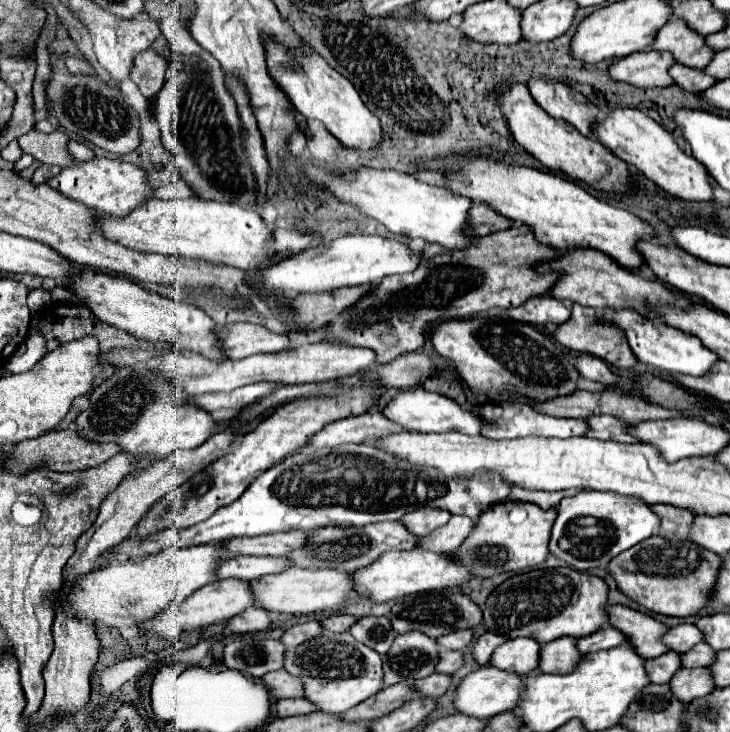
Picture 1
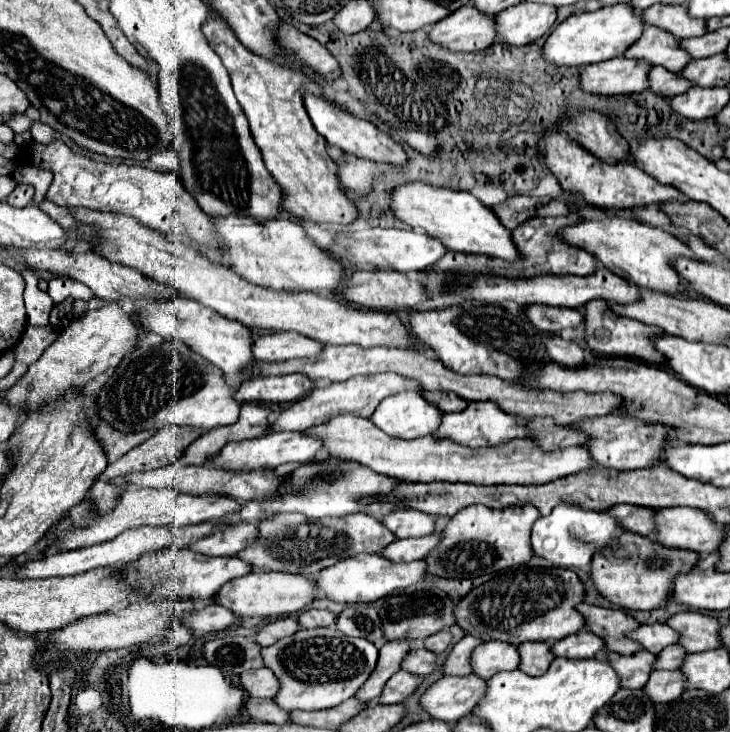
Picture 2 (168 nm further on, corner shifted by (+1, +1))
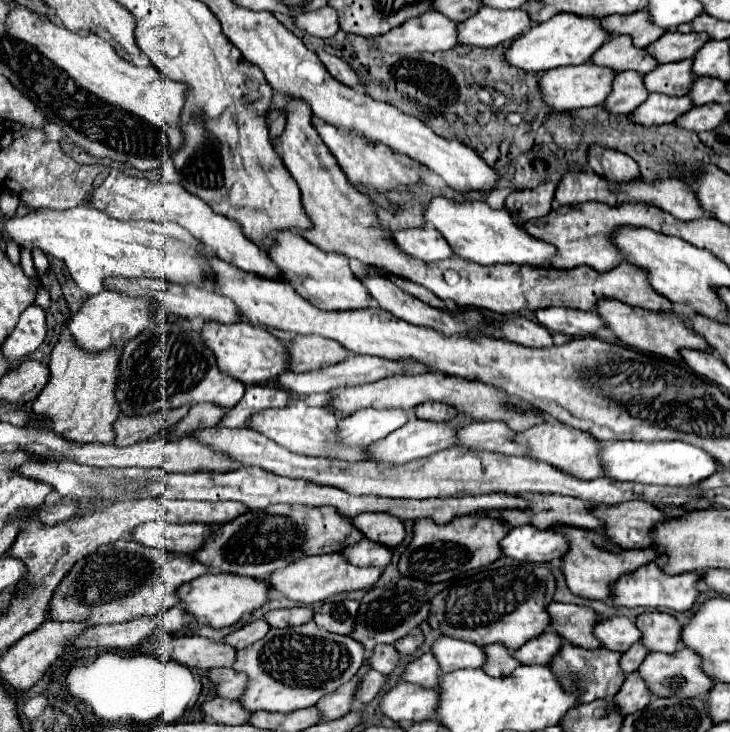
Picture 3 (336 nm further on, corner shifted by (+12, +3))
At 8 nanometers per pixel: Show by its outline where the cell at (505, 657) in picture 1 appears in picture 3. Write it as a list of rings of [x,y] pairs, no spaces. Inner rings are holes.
[[[444,636],[434,642],[432,652],[440,660],[440,668],[444,674],[458,668],[482,668],[488,660],[484,648],[480,648],[478,644],[468,644],[464,640],[452,640]]]

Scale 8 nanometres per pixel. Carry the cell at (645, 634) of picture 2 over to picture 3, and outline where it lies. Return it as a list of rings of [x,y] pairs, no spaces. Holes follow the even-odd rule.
[[[608,618],[600,624],[596,624],[594,628],[594,636],[602,640],[602,646],[618,650],[618,652],[626,652],[632,644],[642,640],[640,630],[636,628],[636,624],[630,618]]]

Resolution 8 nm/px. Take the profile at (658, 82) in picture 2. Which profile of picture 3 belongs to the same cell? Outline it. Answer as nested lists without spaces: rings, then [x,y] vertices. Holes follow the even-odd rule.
[[[620,72],[612,84],[612,92],[608,96],[608,100],[604,102],[604,106],[610,112],[616,114],[630,114],[634,112],[646,98],[650,96],[650,92],[644,86],[642,74],[638,72]]]

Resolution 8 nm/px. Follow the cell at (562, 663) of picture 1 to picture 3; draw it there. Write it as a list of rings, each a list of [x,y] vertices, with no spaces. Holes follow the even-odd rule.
[[[488,644],[488,648],[484,648],[488,652],[488,664],[484,664],[484,672],[488,672],[488,676],[510,676],[518,666],[522,666],[522,662],[518,662],[514,658],[514,650],[504,648],[502,644]]]

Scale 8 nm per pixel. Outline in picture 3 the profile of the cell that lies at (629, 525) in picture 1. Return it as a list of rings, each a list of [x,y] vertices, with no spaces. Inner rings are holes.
[[[532,524],[516,526],[508,532],[508,536],[500,542],[506,556],[522,562],[544,564],[552,560],[562,560],[570,548],[570,540],[566,534],[546,528],[538,530]]]

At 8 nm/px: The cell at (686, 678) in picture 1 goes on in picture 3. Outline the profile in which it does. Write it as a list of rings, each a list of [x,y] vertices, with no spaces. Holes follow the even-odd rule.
[[[632,672],[626,676],[620,692],[616,694],[616,704],[622,704],[624,708],[624,716],[642,710],[652,698],[652,692],[648,688],[648,684],[644,682],[644,678],[638,672]]]

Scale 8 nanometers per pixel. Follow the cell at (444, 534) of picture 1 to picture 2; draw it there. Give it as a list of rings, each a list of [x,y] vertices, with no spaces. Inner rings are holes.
[[[429,534],[423,538],[407,538],[407,540],[395,540],[387,550],[381,550],[383,558],[391,558],[391,562],[413,562],[423,560],[441,540],[441,534]]]

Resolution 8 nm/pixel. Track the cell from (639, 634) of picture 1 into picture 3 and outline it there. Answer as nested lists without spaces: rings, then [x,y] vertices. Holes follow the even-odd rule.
[[[552,602],[548,606],[548,612],[552,616],[550,628],[558,632],[566,642],[590,650],[602,646],[600,640],[594,636],[594,626],[600,622],[600,616],[592,608]]]

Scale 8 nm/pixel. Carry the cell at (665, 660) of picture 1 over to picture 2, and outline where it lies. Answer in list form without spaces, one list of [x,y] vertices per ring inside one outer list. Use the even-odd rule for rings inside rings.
[[[639,650],[637,654],[631,656],[609,652],[605,658],[607,662],[611,662],[611,666],[615,666],[615,672],[619,674],[619,686],[629,690],[643,688],[653,670],[653,660],[655,660],[655,656],[647,650]]]

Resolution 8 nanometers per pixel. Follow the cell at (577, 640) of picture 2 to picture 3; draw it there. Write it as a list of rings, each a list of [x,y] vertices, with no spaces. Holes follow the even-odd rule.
[[[548,630],[538,638],[532,638],[530,642],[526,642],[522,648],[518,648],[514,656],[522,664],[550,664],[554,656],[558,656],[562,644],[564,644],[564,638],[560,638],[554,630]]]

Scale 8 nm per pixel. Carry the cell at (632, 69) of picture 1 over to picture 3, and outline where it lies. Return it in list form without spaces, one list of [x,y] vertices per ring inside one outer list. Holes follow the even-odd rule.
[[[584,62],[584,64],[578,64],[578,66],[554,68],[552,72],[546,72],[540,78],[540,88],[542,88],[544,102],[548,106],[552,106],[554,110],[576,110],[576,108],[604,104],[604,100],[612,92],[614,78],[616,78],[616,72],[612,68],[596,66],[594,62]]]

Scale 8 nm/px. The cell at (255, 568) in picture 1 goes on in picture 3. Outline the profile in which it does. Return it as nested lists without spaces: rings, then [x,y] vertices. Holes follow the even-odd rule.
[[[130,538],[116,540],[116,544],[100,546],[92,556],[86,556],[72,566],[70,574],[66,574],[52,596],[50,614],[54,620],[88,620],[92,624],[128,622],[138,616],[154,616],[180,604],[180,586],[196,580],[208,570],[210,568],[194,560],[194,556],[188,556],[186,560],[186,556],[146,548]]]

